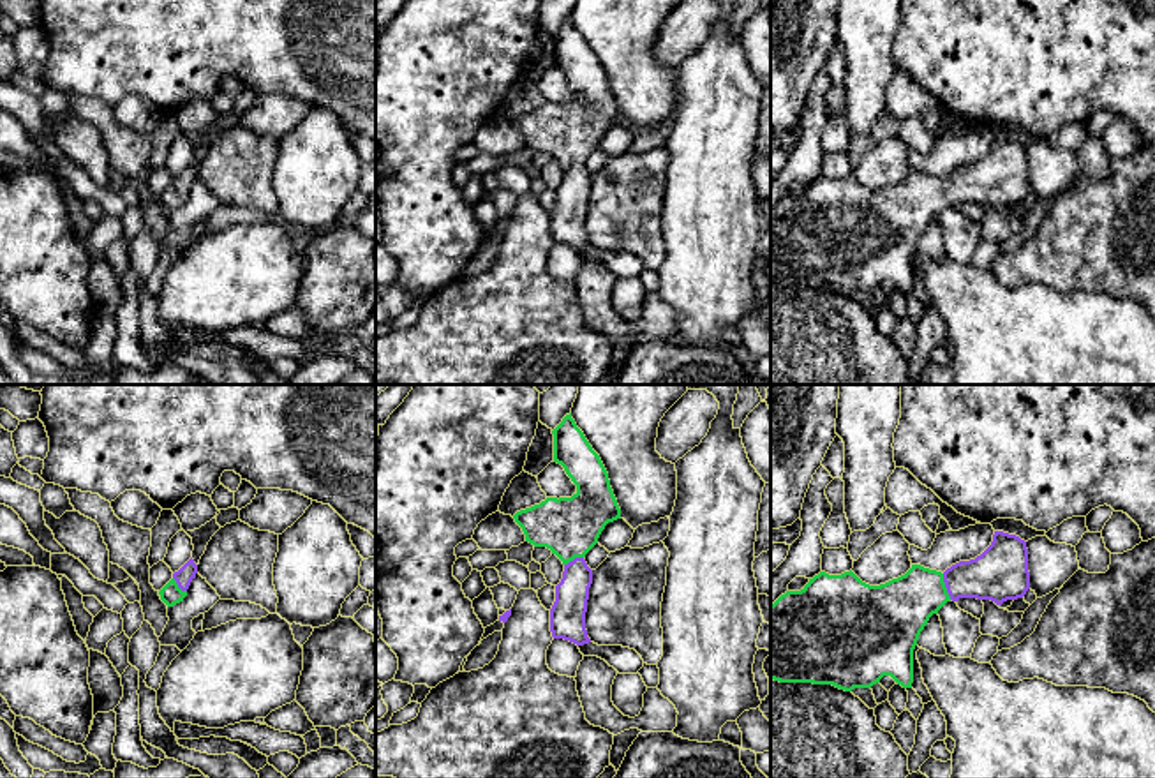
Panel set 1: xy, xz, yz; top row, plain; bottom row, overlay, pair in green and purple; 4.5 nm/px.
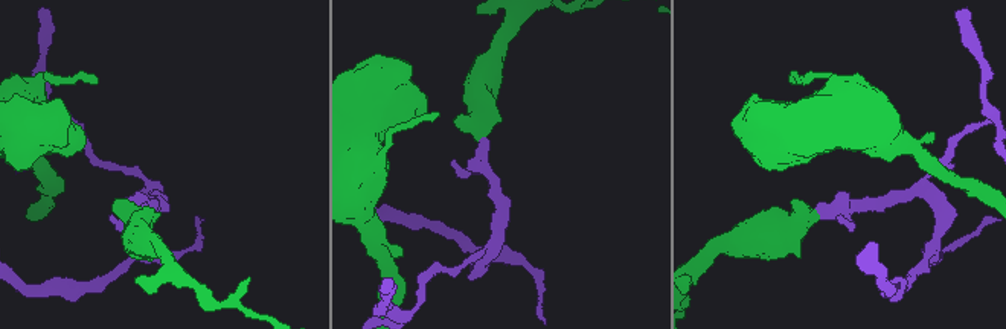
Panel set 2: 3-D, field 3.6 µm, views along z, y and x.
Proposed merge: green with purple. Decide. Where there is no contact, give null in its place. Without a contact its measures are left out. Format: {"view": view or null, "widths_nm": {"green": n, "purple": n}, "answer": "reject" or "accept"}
{"view": "yz", "widths_nm": {"green": 280, "purple": 240}, "answer": "accept"}

